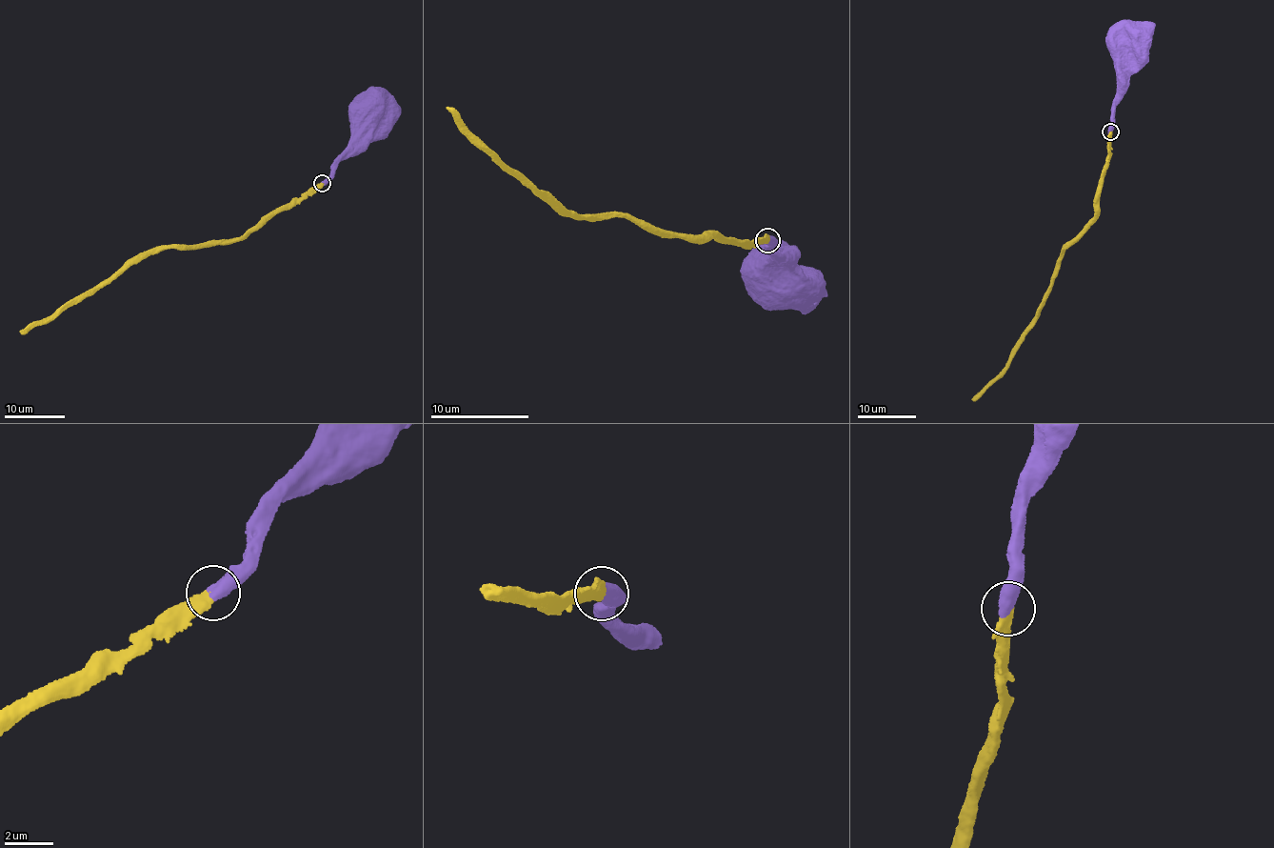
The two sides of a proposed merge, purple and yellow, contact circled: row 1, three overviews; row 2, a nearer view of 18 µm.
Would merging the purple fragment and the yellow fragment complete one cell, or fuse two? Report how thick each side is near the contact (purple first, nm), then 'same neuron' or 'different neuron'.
600/480 nm | same neuron

